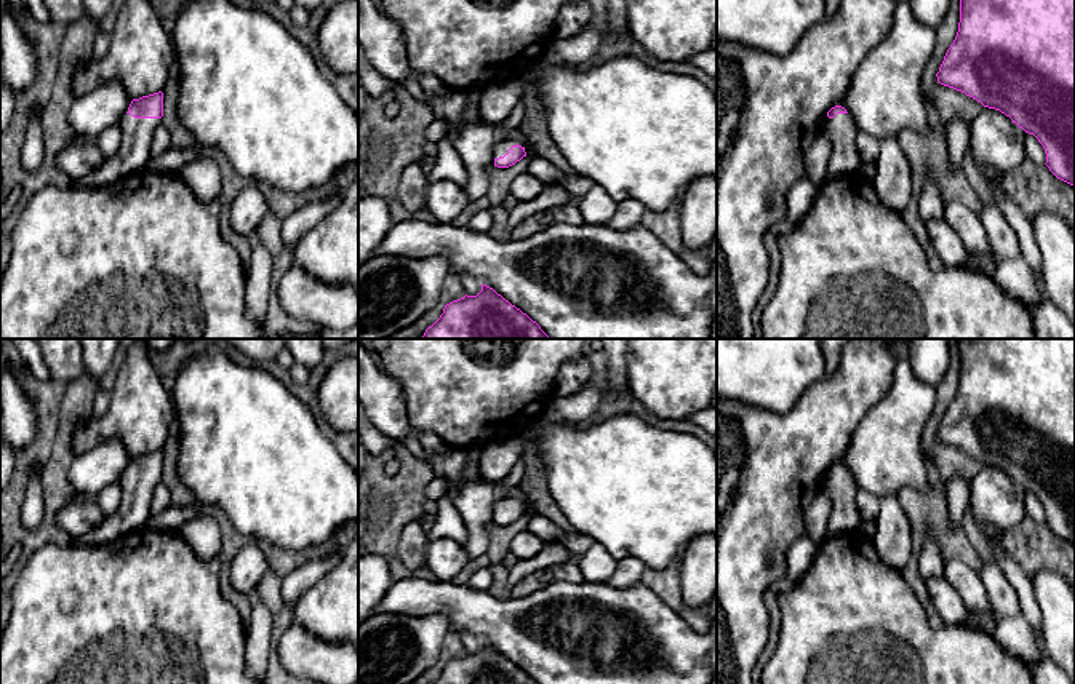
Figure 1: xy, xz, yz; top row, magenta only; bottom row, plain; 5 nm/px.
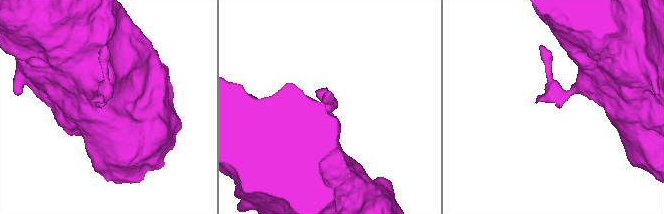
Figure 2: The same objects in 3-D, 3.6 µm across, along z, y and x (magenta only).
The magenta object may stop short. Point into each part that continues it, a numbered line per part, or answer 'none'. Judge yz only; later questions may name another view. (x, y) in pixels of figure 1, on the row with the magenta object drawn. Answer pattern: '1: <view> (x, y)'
1: yz (842, 131)

